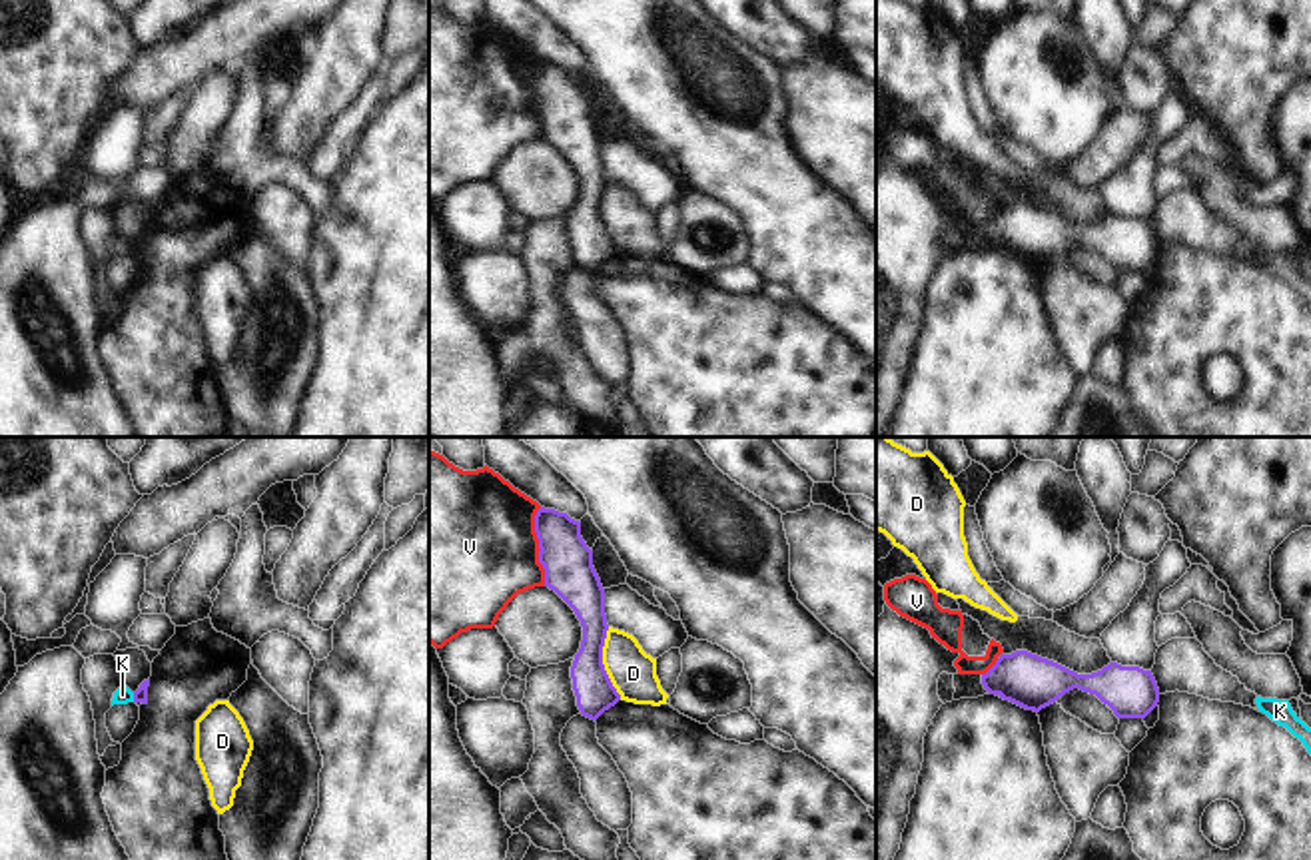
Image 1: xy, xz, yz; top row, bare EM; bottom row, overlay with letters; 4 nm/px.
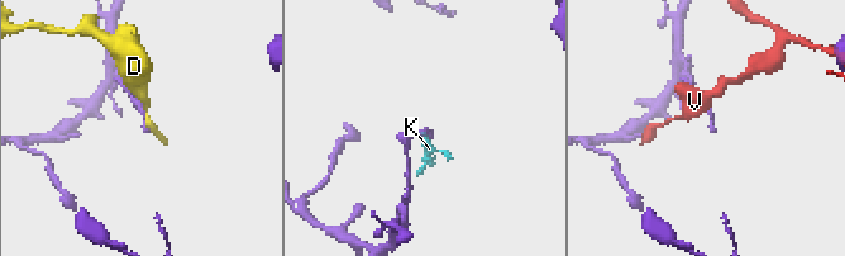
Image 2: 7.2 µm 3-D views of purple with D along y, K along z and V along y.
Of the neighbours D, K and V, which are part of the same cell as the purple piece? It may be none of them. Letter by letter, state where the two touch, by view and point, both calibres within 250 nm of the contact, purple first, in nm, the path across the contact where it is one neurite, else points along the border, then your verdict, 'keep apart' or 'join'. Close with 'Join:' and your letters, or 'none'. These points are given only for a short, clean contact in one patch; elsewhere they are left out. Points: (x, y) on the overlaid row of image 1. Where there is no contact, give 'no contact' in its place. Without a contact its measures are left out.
D: meets purple in xz at (601, 663); 160 nm thick on the purple side, 190 nm on the other; keep apart
K: meets purple in xy at (134, 697); 60 nm thick on the purple side, 70 nm on the other; border along xy (132, 693), (134, 701); keep apart
V: meets purple in xz at (539, 547); 200 nm thick on the purple side, 480 nm on the other; keep apart
Join: none

